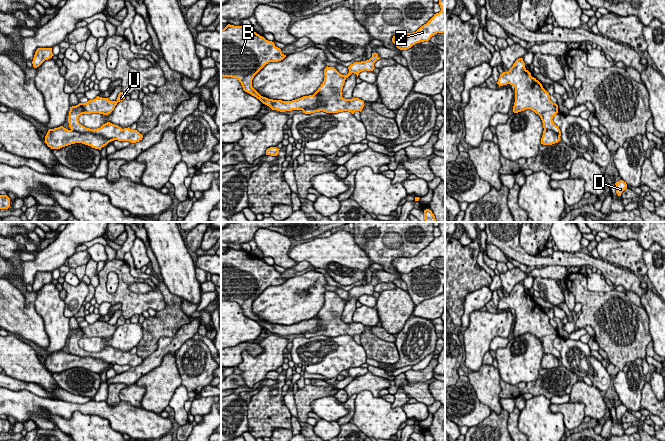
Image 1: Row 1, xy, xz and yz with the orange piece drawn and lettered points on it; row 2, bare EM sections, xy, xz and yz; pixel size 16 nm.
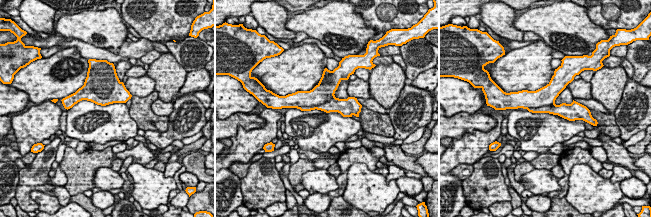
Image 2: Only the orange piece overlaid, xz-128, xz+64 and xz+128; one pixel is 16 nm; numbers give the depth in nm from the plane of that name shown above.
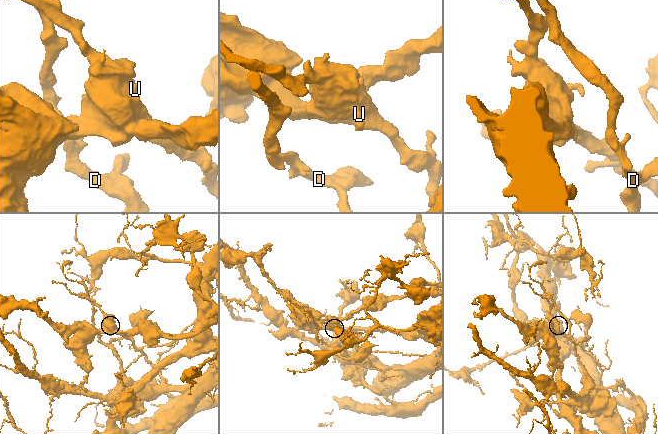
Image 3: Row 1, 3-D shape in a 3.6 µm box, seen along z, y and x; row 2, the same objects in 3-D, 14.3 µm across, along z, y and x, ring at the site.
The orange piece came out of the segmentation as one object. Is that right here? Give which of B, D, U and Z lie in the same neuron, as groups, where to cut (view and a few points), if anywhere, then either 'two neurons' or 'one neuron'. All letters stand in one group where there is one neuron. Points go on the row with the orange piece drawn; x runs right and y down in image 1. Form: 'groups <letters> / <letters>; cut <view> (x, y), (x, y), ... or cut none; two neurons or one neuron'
groups B D Z / U; cut xy (71, 129), (77, 132), (100, 134), (111, 140); two neurons

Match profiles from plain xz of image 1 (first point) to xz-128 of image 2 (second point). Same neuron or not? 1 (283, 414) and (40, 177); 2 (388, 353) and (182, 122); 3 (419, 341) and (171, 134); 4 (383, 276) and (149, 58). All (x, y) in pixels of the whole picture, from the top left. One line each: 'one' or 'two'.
1: one
2: two
3: one
4: two

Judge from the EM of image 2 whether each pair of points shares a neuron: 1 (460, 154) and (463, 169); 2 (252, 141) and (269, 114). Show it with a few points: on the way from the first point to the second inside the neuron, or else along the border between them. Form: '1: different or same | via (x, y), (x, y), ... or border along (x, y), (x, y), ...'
1: different | border along (472, 164), (458, 164), (450, 171)
2: same | via (259, 135), (269, 125), (269, 121)

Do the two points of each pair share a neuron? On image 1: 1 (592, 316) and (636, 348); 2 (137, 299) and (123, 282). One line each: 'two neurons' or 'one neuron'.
1: one neuron
2: one neuron

